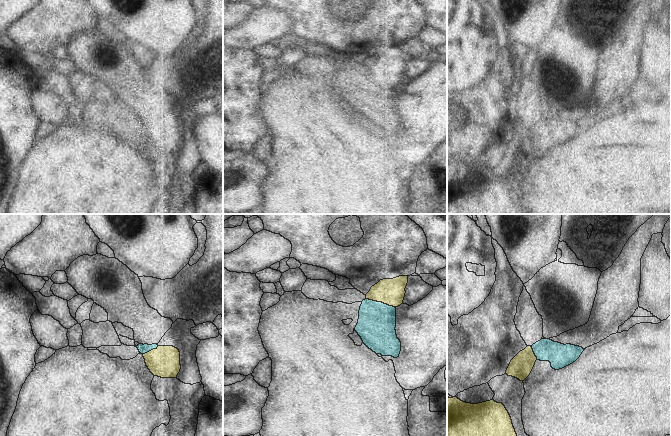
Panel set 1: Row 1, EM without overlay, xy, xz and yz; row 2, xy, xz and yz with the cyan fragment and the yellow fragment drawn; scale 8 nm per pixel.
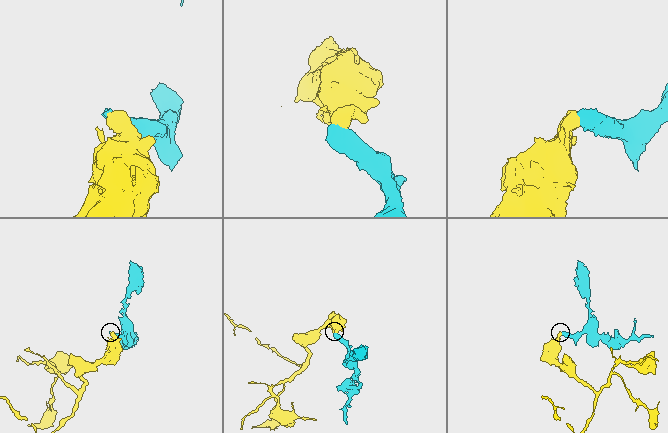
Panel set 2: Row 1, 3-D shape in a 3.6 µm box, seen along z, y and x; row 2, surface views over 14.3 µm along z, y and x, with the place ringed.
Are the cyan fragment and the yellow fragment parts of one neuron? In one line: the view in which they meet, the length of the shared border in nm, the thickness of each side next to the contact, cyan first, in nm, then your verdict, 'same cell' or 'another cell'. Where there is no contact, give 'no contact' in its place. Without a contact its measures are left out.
xz | 240 nm | 300/200 nm | another cell

